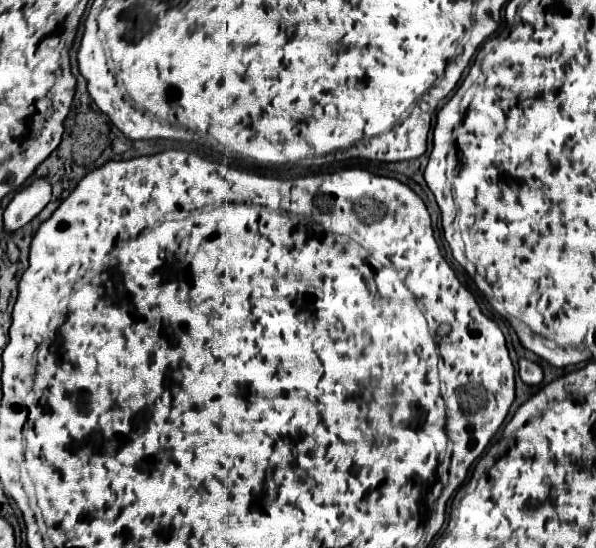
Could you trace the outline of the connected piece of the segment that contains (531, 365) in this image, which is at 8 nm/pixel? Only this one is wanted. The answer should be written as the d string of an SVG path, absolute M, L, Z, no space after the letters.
M520 358L518 362L518 374L524 384L540 384L542 382L542 368L536 362L530 362L526 358Z

